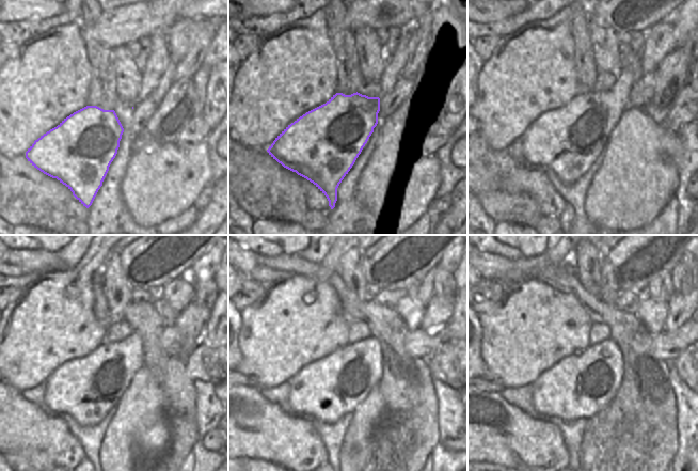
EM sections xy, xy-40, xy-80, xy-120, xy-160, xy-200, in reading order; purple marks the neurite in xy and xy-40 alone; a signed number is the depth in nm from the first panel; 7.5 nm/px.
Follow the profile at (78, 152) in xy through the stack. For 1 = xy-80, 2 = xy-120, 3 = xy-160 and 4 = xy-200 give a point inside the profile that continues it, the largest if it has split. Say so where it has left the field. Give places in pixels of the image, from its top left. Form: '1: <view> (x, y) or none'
1: xy-80 (566, 141)
2: xy-120 (86, 389)
3: xy-160 (328, 389)
4: xy-200 (582, 385)

